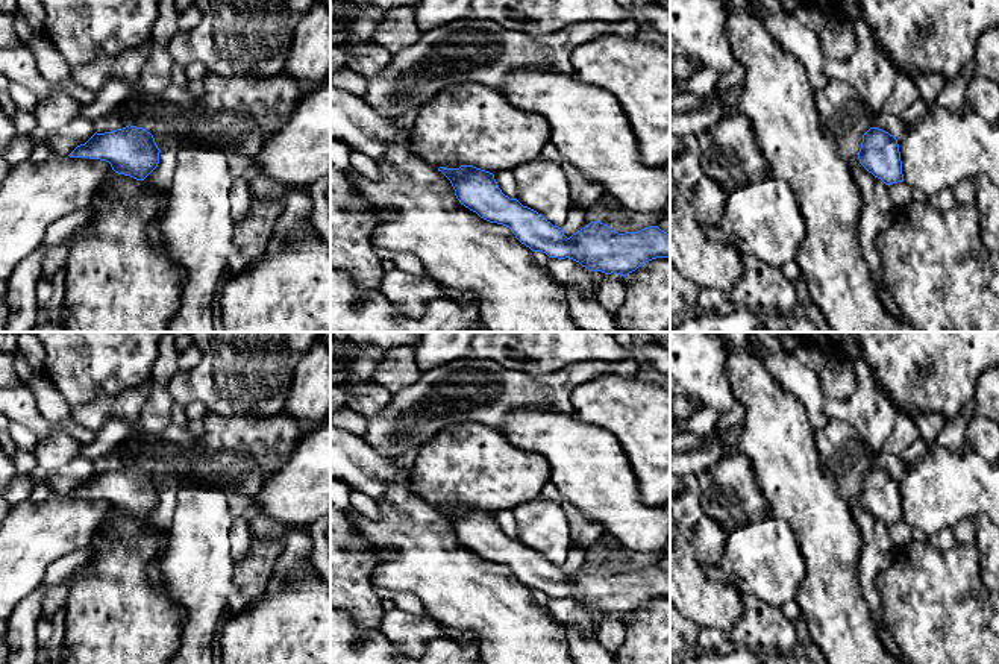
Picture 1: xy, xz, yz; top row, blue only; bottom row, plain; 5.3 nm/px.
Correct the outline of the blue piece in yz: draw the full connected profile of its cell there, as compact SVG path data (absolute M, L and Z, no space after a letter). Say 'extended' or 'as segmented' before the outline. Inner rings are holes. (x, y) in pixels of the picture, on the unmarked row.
as segmented; M870 467L863 475L858 499L869 512L885 525L903 521L899 484L896 476L888 471Z

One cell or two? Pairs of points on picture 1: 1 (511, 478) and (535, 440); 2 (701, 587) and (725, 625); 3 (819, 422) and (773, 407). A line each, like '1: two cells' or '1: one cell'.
1: two cells
2: one cell
3: two cells

